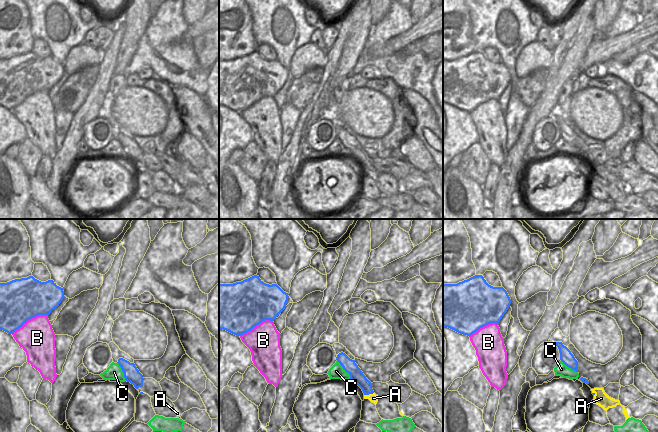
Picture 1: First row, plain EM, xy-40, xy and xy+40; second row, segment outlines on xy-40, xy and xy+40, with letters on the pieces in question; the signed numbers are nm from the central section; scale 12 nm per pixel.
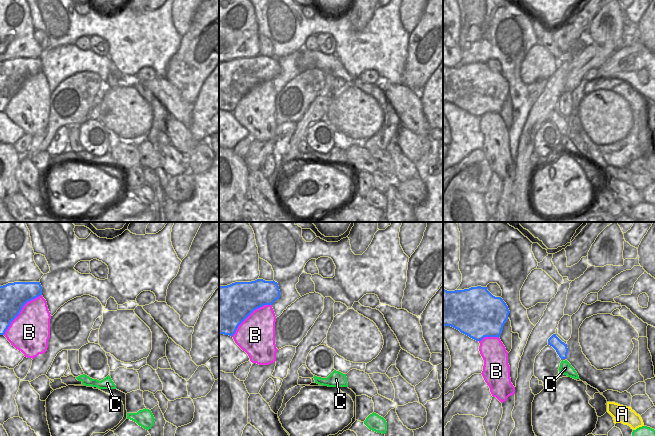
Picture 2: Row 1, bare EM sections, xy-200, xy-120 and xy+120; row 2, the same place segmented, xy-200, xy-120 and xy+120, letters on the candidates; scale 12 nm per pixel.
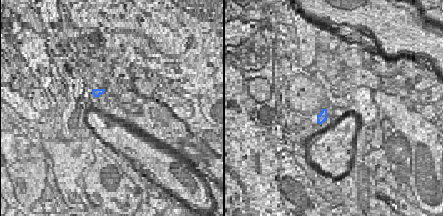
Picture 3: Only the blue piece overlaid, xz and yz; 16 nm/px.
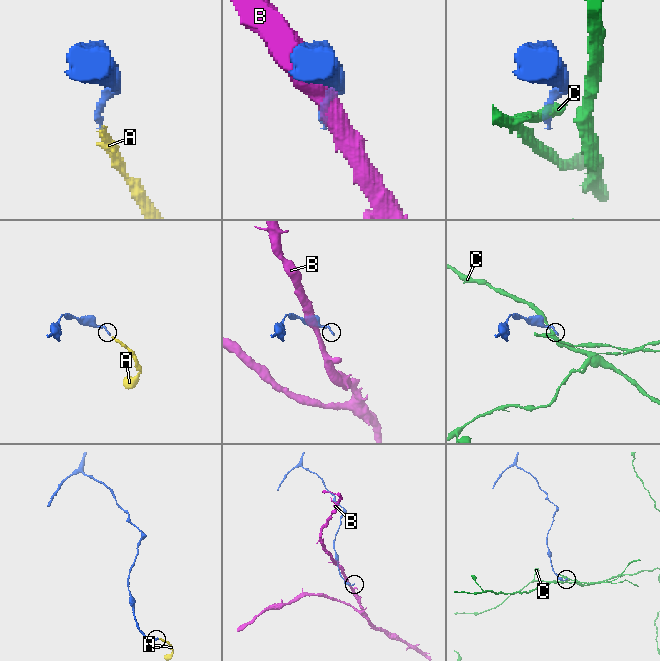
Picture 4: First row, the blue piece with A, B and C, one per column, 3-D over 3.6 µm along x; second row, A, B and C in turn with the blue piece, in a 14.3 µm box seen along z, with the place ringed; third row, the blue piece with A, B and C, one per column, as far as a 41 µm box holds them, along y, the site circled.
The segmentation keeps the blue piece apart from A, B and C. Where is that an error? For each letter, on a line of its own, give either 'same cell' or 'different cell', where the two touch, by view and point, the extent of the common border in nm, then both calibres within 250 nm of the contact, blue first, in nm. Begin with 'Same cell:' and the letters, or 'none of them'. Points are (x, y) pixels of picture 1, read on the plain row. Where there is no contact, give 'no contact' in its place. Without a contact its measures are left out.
Same cell: A
A: same cell; meets blue in xy at (368, 170); contact 130 nm long; 150 nm thick on the blue side, 100 nm on the other
B: different cell; meets blue in xy-40 at (29, 95); contact 500 nm long; 500 nm thick on the blue side, 420 nm on the other
C: different cell; meets blue in xy at (344, 145); contact 280 nm long; 170 nm thick on the blue side, 170 nm on the other

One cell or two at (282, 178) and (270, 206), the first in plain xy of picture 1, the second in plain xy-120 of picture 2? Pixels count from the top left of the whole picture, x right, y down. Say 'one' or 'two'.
two

